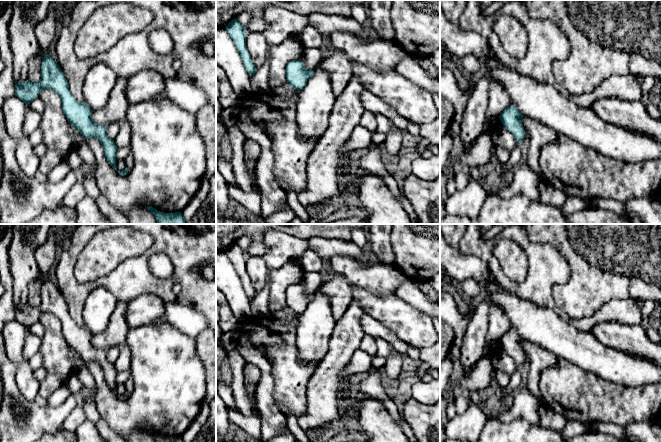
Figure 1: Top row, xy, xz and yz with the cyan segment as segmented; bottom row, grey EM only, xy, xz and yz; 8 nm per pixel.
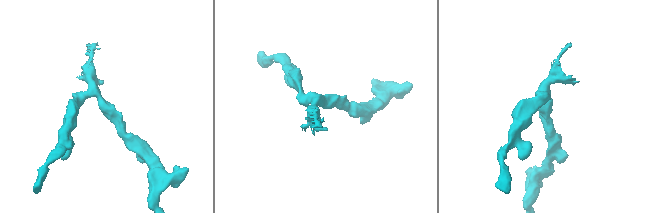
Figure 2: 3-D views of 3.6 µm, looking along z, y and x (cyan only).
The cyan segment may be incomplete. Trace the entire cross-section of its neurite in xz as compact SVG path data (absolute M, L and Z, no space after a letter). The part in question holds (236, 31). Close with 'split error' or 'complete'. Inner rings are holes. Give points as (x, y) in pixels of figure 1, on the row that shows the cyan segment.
M237 18L233 19L226 27L229 36L233 40L244 65L246 71L252 76L257 69L251 59L250 53L246 46L245 27L243 27Z; complete

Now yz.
M511 104L504 109L499 117L503 126L512 133L518 143L521 143L527 135L521 122L523 116L517 107Z; complete

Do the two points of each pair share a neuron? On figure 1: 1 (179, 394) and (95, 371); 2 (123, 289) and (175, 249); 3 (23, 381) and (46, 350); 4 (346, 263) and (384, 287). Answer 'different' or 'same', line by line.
1: same
2: same
3: different
4: same

